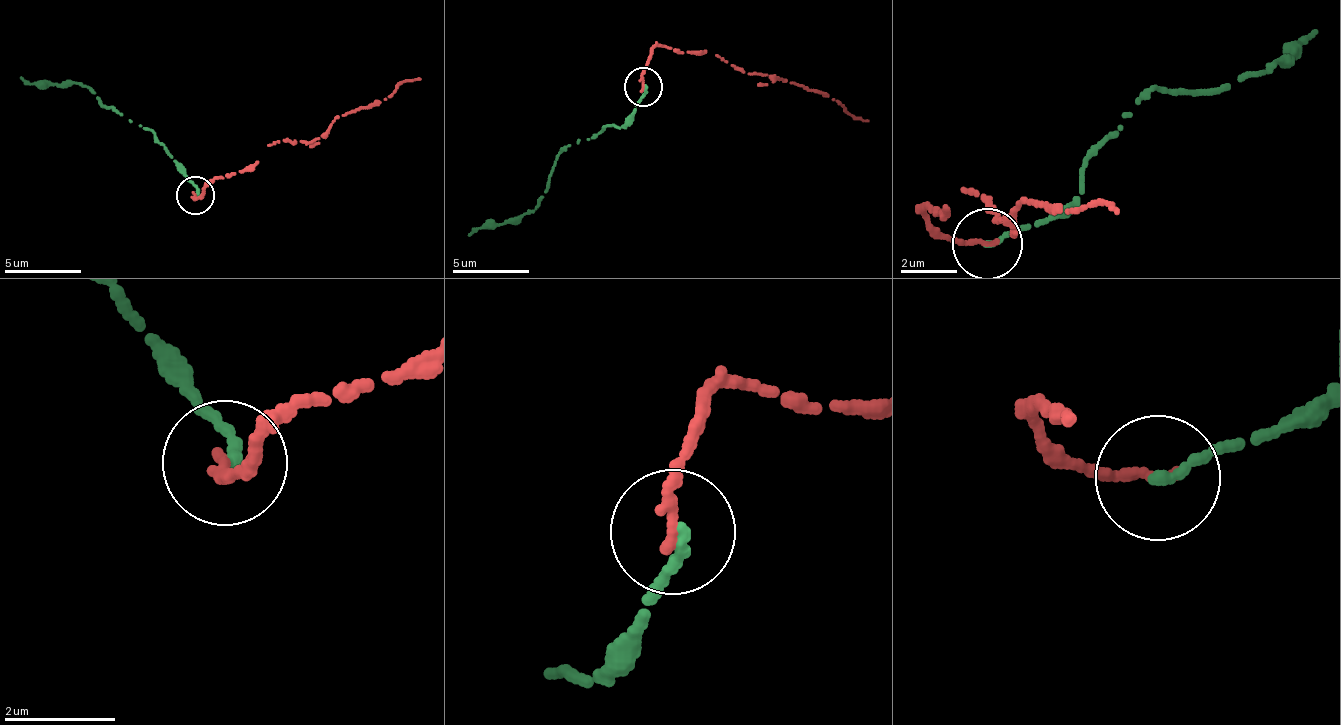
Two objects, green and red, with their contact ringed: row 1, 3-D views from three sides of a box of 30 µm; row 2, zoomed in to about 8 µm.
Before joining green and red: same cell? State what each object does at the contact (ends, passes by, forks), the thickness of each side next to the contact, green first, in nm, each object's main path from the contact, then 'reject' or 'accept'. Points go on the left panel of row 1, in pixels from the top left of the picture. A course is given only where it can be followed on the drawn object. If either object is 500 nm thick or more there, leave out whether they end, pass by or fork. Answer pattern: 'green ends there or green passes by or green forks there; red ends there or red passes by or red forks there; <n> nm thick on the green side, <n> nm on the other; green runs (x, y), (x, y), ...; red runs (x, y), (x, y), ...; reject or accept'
green ends there; red ends there; 200 nm thick on the green side, 200 nm on the other; green runs (198, 194), (159, 139), (113, 106), (106, 109), (90, 88), (21, 76); red runs (194, 194), (194, 199), (209, 184), (255, 166), (266, 144), (316, 141), (343, 114), (374, 107), (420, 76); reject

